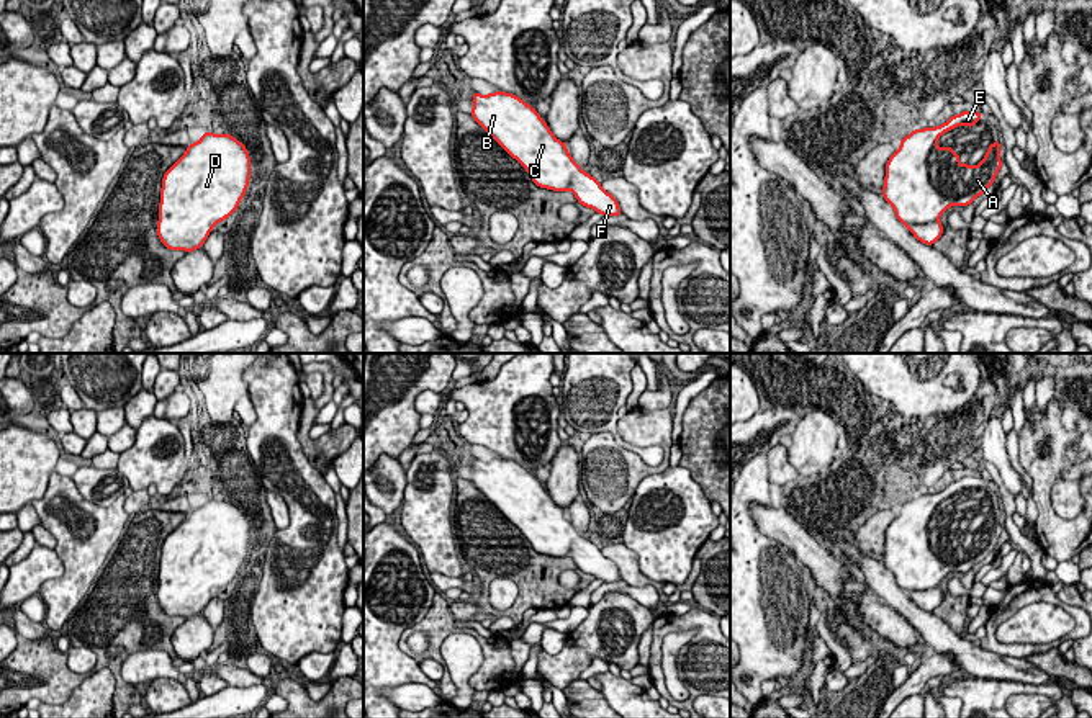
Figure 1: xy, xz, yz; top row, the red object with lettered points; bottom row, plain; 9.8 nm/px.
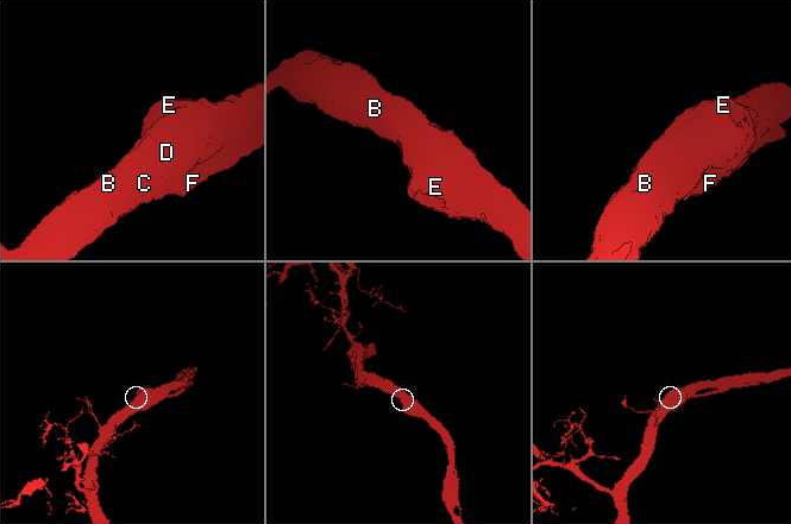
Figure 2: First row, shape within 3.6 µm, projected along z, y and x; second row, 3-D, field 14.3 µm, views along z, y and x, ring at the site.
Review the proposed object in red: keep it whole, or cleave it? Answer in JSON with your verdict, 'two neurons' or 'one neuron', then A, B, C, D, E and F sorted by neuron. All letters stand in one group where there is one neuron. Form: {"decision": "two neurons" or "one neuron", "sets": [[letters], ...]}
{"decision": "one neuron", "sets": [["A", "B", "C", "D", "E", "F"]]}

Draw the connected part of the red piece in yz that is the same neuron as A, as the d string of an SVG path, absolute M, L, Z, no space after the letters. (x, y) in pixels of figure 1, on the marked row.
M963 111L941 126L917 128L886 164L881 193L922 244L935 244L943 236L940 216L950 206L971 204L994 183L1002 167L999 139L976 167L963 165L954 147L936 146L941 134L963 124L971 129L979 119L982 113Z

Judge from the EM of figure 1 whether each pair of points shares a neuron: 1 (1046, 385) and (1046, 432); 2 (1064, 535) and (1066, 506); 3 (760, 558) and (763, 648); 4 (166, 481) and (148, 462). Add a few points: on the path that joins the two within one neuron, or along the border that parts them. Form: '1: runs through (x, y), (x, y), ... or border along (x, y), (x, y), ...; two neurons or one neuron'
1: border along (1051, 396), (1042, 414); two neurons
2: border along (1056, 481), (1051, 507), (1074, 519); two neurons
3: runs through (760, 581), (763, 625); one neuron
4: runs through (162, 476), (153, 466); one neuron

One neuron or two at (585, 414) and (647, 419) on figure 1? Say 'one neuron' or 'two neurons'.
two neurons

